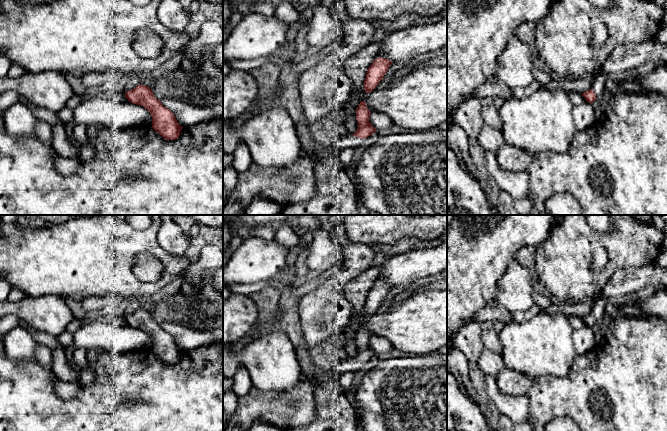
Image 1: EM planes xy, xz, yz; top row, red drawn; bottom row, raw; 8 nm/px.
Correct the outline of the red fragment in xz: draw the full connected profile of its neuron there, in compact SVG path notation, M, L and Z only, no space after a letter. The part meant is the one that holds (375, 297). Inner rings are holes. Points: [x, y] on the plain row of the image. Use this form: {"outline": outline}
{"outline": "M377 282L373 285L371 290L368 292L365 305L364 305L364 314L366 317L372 316L373 313L380 307L386 298L389 290L392 288L389 283L386 282Z"}

